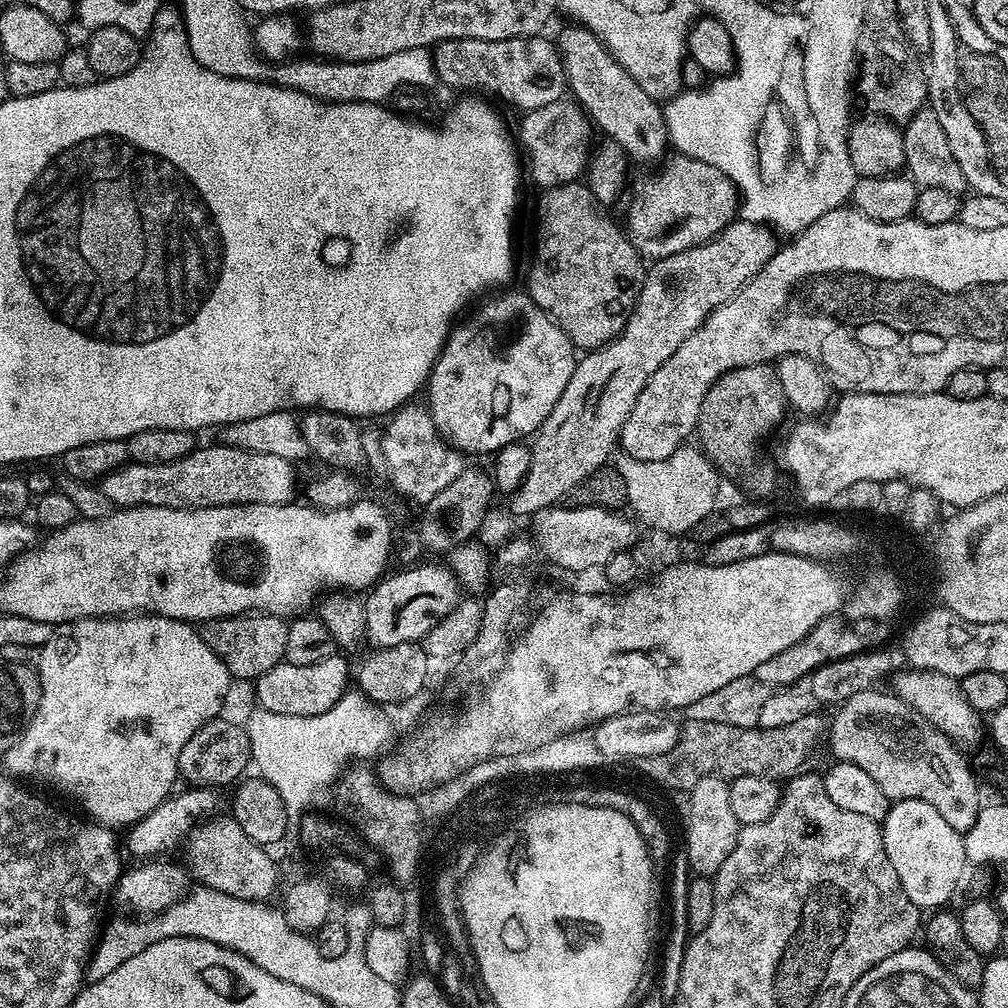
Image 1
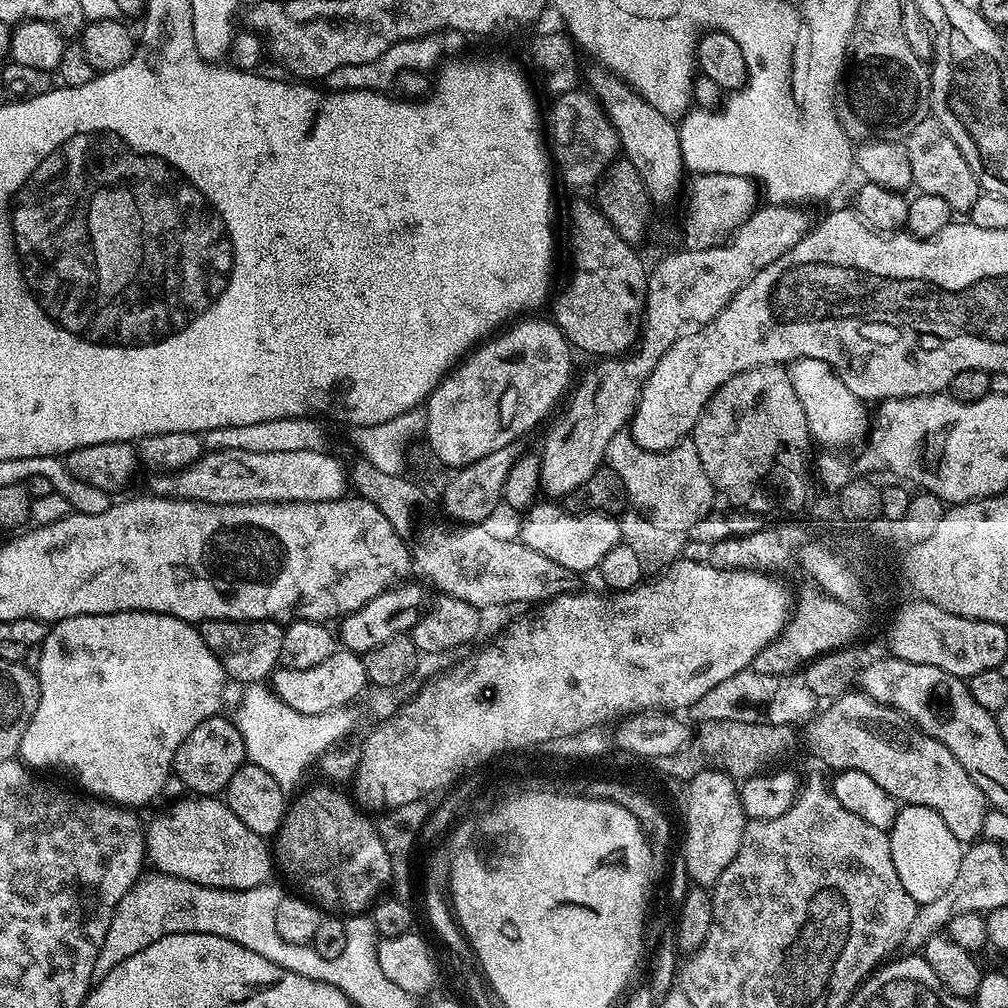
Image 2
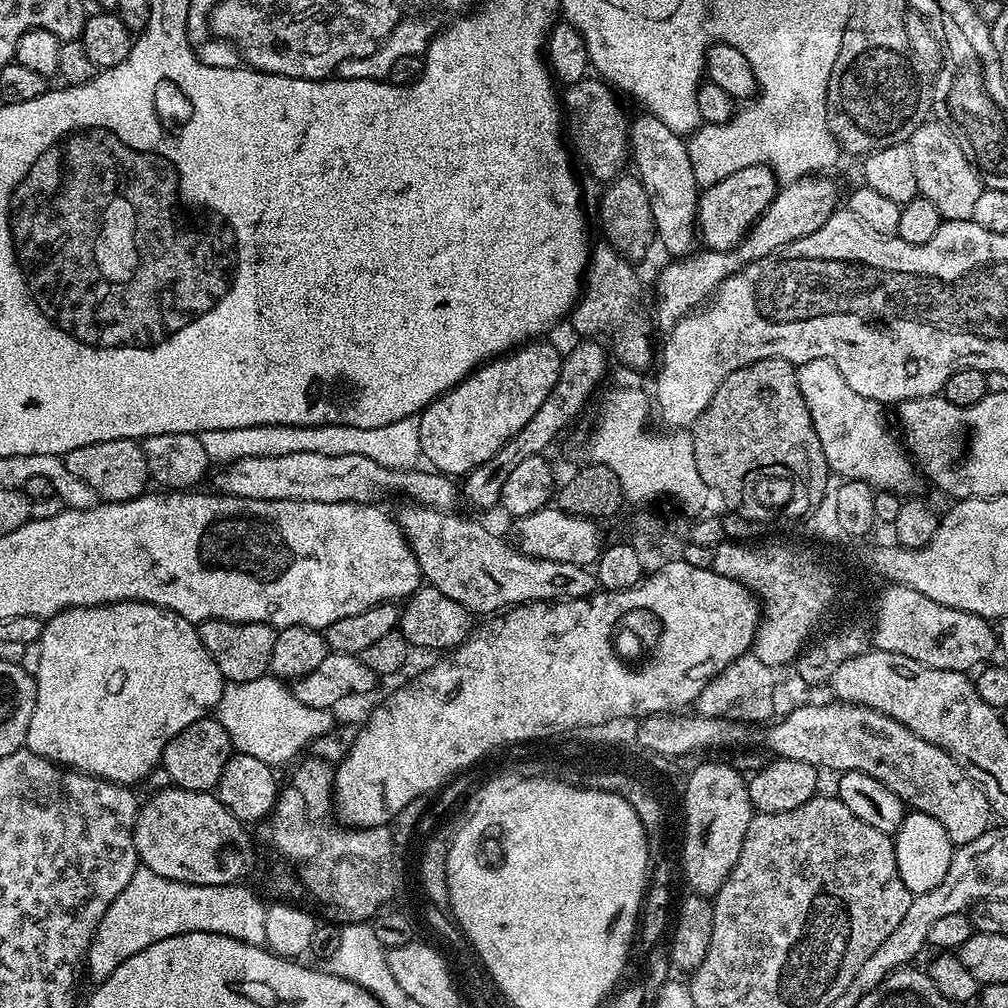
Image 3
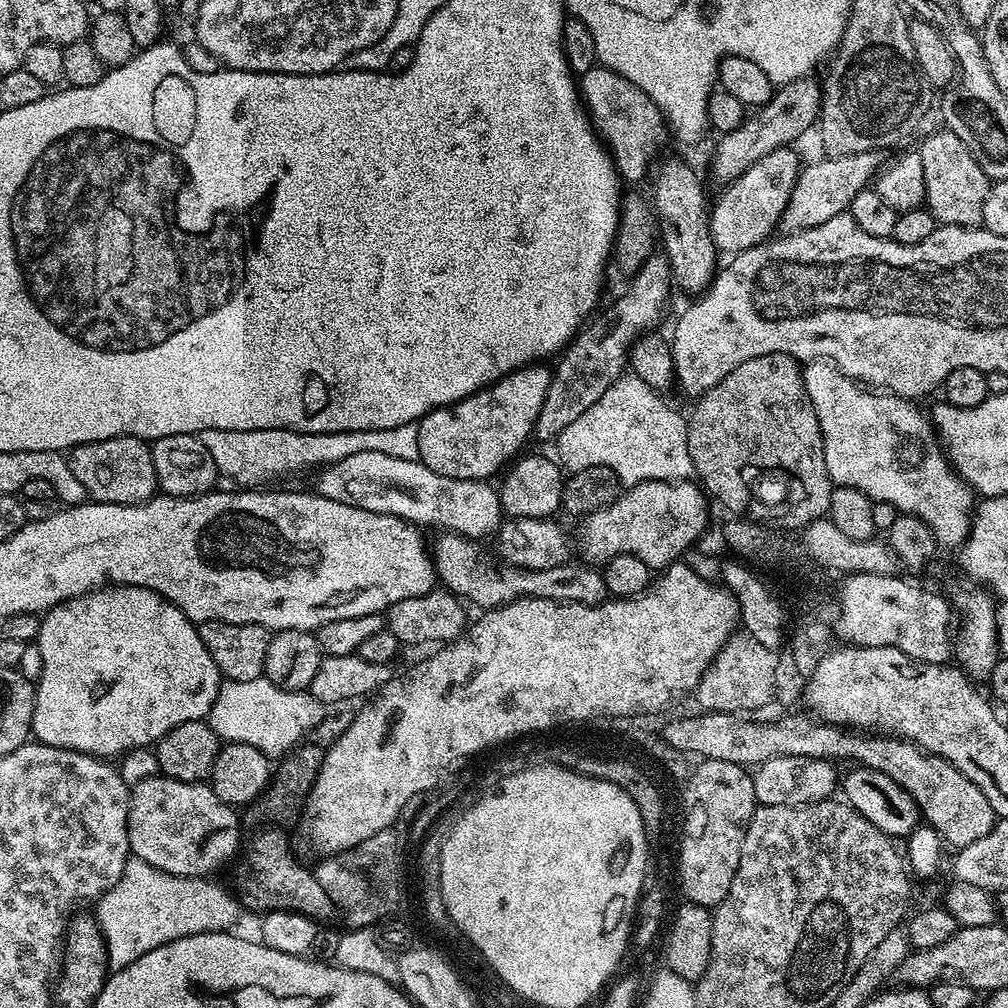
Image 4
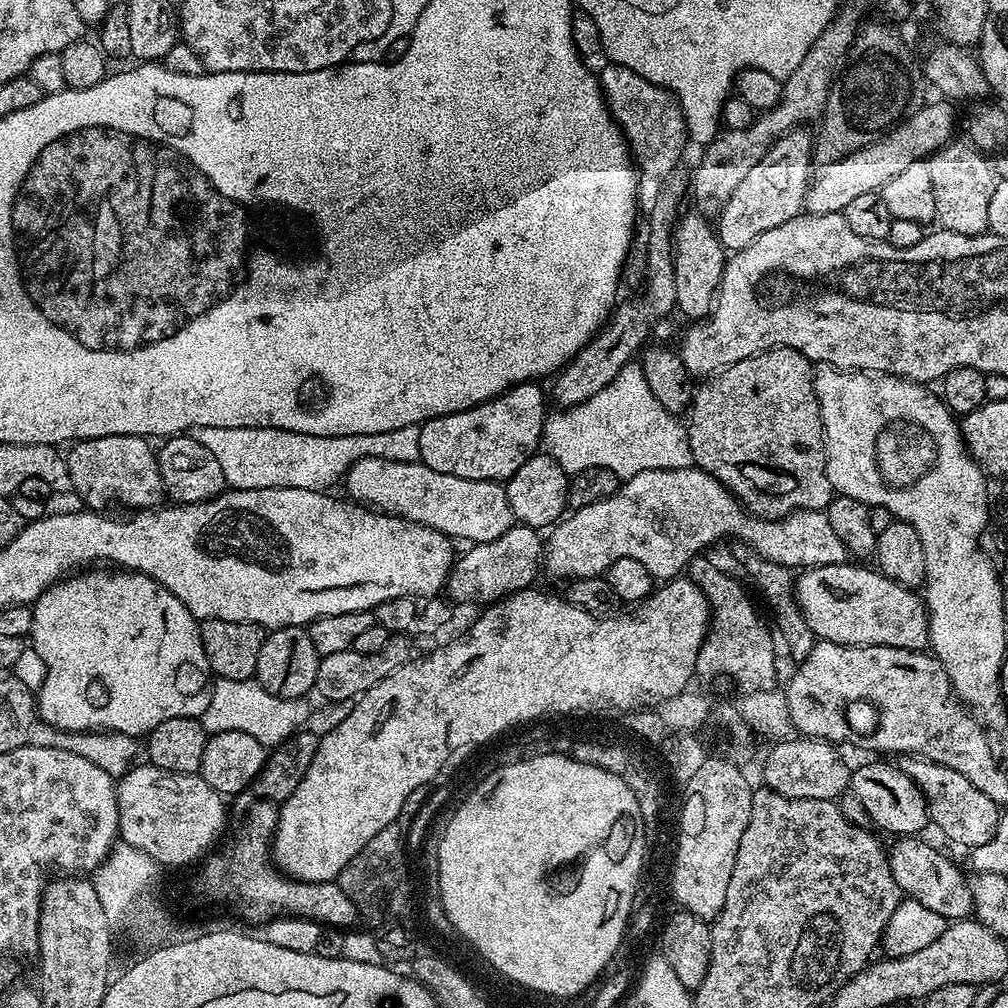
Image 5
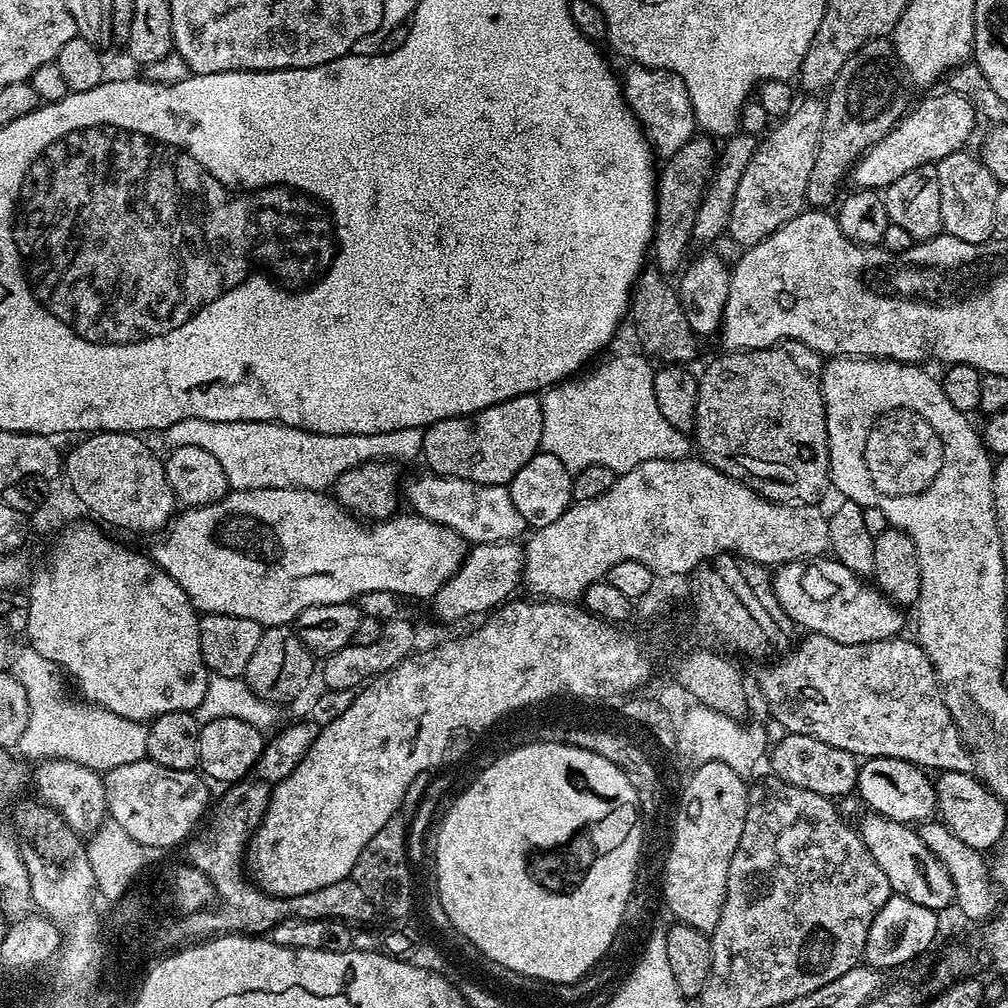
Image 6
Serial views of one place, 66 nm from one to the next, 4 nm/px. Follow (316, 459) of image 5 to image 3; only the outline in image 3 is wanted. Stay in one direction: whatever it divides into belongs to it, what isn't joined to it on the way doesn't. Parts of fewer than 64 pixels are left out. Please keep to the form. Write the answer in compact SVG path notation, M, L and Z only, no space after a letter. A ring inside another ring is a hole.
M419 415L407 416L390 426L359 428L341 424L322 426L246 426L238 430L206 430L199 433L203 448L213 465L232 464L242 458L259 456L281 456L282 454L362 454L364 458L374 458L387 468L412 470L421 463L422 430Z

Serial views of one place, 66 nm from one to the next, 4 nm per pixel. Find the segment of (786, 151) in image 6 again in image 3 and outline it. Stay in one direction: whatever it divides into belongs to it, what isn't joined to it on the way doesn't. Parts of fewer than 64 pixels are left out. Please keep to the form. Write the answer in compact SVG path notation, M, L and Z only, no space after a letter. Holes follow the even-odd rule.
M764 164L747 166L744 170L730 174L722 178L716 185L703 189L698 196L698 207L696 210L696 222L698 225L698 236L705 249L714 252L728 252L731 248L740 245L741 238L746 235L758 217L770 206L770 202L778 191L778 179L770 167Z

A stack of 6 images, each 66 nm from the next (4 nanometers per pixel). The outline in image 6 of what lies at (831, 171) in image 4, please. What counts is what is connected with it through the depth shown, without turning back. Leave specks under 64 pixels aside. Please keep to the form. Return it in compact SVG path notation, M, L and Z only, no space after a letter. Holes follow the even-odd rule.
M941 90L926 97L915 108L916 105L905 112L904 117L857 160L850 173L856 188L889 188L902 178L902 174L910 174L910 170L918 170L927 164L937 164L942 158L961 151L978 121L976 107L957 92Z

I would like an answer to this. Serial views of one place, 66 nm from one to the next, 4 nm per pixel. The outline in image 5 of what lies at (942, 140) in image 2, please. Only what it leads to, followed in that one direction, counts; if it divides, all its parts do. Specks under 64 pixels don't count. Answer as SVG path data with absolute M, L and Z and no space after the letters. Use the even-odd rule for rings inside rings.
M968 142L956 143L945 144L927 159L934 185L935 223L946 232L983 236L988 232L986 217L998 173L981 149Z

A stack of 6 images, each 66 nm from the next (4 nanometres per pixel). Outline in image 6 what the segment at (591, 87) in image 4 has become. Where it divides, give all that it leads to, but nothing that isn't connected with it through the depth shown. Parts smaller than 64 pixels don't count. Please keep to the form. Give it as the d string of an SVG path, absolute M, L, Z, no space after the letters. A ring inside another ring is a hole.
M633 62L627 66L625 72L622 72L624 99L631 106L632 112L639 118L640 123L644 125L644 134L653 151L661 159L668 159L676 154L686 142L692 140L698 130L693 104L685 83L682 78L668 70L654 70Z

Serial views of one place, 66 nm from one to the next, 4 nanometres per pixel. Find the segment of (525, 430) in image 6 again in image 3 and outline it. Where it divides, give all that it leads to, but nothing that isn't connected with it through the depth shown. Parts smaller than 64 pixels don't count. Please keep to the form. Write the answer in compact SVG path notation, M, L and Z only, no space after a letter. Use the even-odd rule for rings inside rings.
M529 342L497 359L481 364L475 372L471 372L464 381L456 384L449 392L443 392L434 403L429 404L419 413L420 429L422 430L421 457L429 460L435 471L449 478L463 478L473 472L486 458L494 458L530 418L534 418L538 406L546 402L550 390L554 390L554 382L558 382L558 370L562 352L552 344Z

